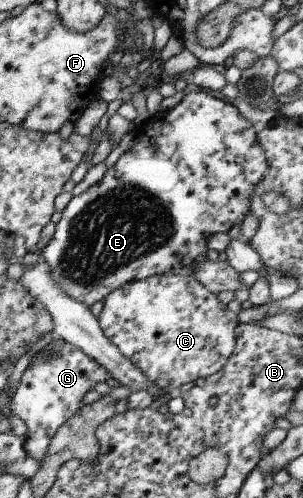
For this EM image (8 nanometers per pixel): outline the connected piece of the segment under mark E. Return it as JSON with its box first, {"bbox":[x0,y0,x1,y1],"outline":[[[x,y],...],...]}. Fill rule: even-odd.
{"bbox":[39,91,269,307],"outline":[[[203,91],[183,95],[180,102],[173,108],[155,113],[144,123],[133,127],[131,131],[134,139],[133,145],[118,157],[117,161],[103,173],[103,177],[95,185],[91,185],[83,193],[71,197],[61,211],[61,218],[54,226],[51,240],[42,247],[41,253],[39,253],[40,259],[47,263],[51,279],[55,281],[57,287],[61,291],[65,291],[67,297],[83,303],[85,307],[90,307],[93,303],[105,299],[111,291],[115,291],[125,283],[141,281],[141,279],[164,273],[192,276],[193,267],[197,267],[197,263],[206,260],[205,241],[217,233],[227,234],[233,225],[239,225],[237,222],[241,221],[246,213],[249,213],[249,201],[253,197],[253,187],[257,187],[257,183],[261,183],[261,179],[265,177],[266,171],[269,169],[263,148],[260,143],[256,142],[256,130],[257,128],[239,113],[232,102],[228,102],[226,99],[221,101],[221,99],[212,97],[209,93],[203,93]]]}

